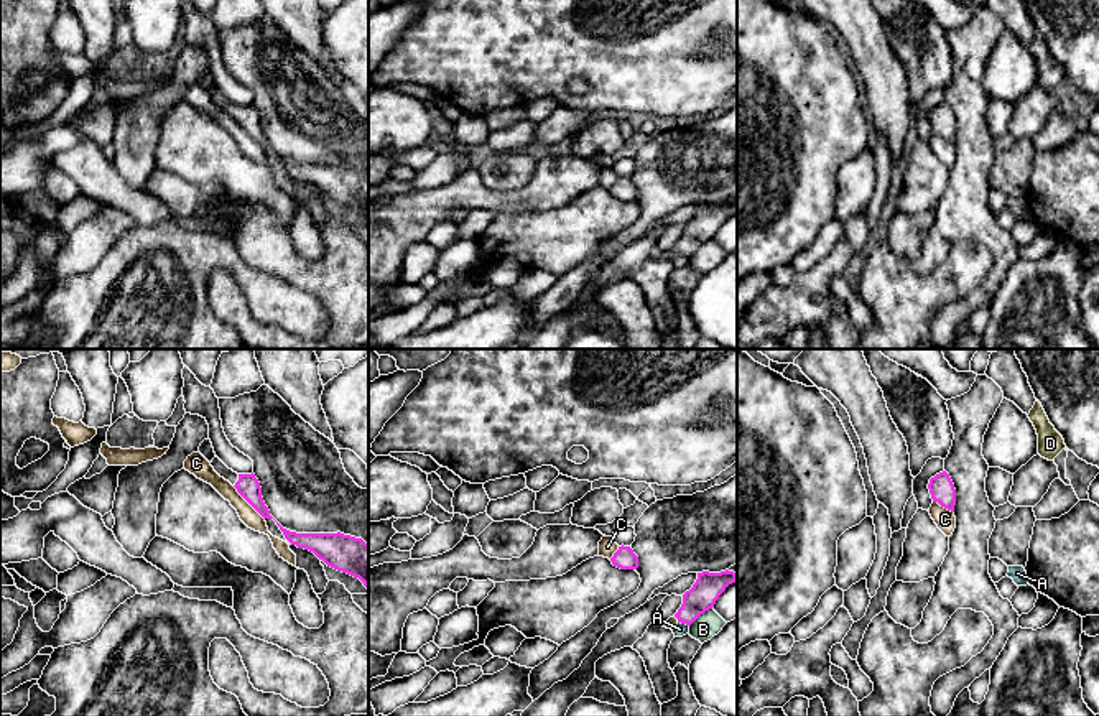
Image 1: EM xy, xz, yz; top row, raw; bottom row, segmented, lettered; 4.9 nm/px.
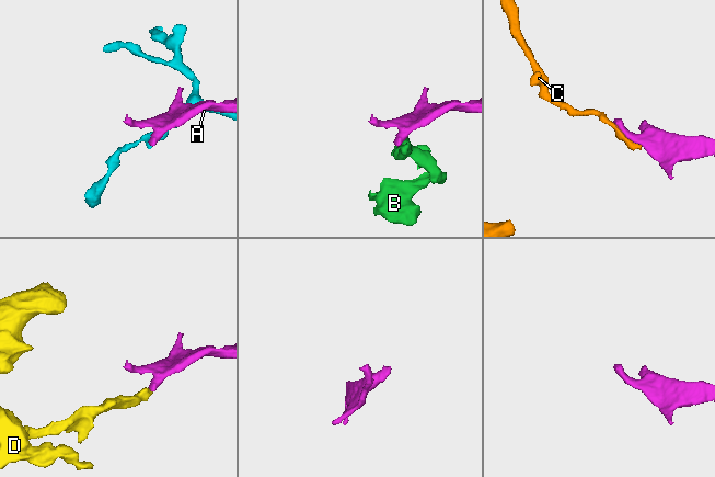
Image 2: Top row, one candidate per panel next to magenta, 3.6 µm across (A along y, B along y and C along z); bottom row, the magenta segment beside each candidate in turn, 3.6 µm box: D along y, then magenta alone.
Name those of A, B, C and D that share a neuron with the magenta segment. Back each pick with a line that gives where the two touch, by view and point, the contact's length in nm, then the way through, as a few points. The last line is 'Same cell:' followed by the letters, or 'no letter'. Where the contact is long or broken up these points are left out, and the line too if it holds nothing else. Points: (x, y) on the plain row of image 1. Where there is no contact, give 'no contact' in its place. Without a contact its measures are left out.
D: contact xz (677, 249); length 40 nm; way xz (708, 219), (677, 249), (672, 252)
Same cell: D

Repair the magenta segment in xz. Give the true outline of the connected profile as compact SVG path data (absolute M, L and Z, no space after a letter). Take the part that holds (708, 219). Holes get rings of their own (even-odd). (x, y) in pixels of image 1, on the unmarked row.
M734 202L698 204L698 211L689 222L683 225L683 235L668 252L656 252L658 257L673 260L678 253L691 257L701 245L712 240L726 219L737 212Z

